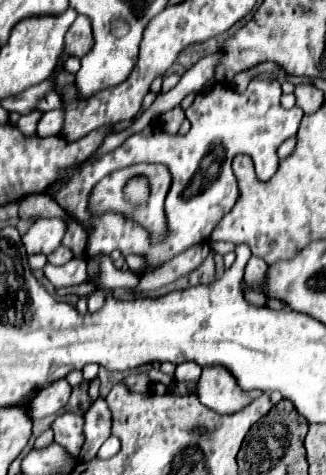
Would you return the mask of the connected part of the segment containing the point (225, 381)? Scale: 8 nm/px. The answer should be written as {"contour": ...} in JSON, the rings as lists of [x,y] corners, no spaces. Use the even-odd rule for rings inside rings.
{"contour":[[[224,366],[202,368],[198,396],[204,406],[220,414],[236,414],[254,400],[250,392],[240,390],[236,378]]]}

